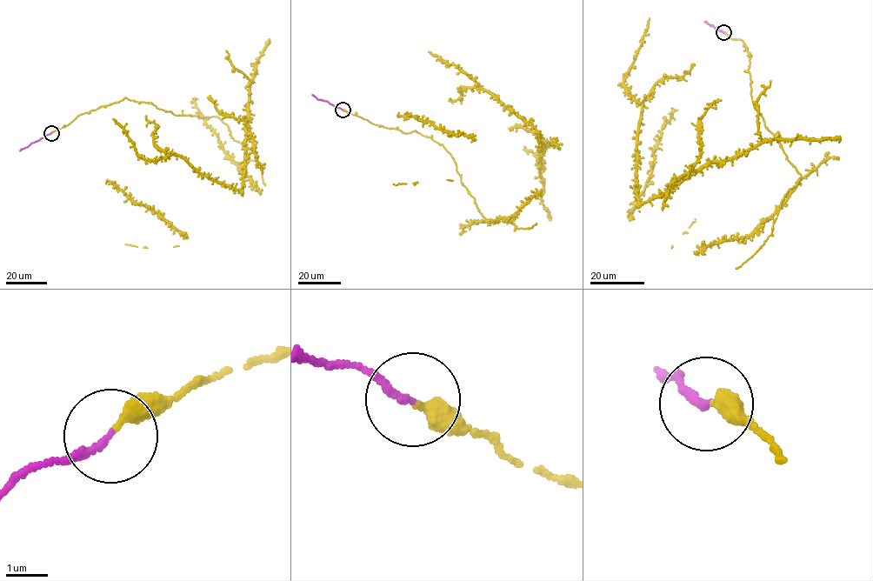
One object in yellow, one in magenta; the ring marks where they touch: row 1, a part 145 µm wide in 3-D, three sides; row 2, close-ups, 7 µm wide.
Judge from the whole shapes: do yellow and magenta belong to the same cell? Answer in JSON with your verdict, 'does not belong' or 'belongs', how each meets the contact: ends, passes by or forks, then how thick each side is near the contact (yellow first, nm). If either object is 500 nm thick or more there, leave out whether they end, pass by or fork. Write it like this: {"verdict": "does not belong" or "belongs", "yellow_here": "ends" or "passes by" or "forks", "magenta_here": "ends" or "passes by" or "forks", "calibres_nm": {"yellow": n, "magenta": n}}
{"verdict": "belongs", "yellow_here": "ends", "magenta_here": "ends", "calibres_nm": {"yellow": 320, "magenta": 190}}

